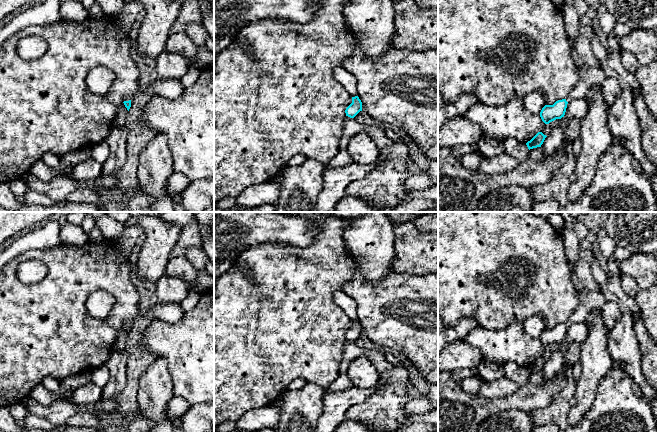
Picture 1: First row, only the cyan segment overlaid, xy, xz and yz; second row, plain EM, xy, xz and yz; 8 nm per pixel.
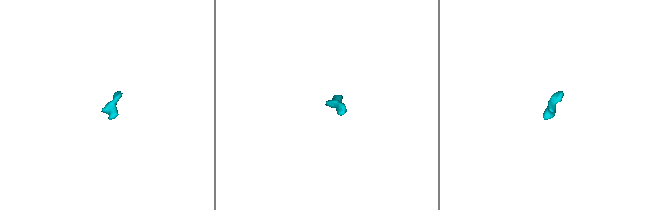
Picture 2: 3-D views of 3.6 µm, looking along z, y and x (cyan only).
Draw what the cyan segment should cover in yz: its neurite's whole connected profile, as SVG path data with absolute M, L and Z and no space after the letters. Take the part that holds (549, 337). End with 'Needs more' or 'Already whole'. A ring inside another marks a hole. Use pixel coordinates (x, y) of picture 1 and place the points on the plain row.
M583 289L579 295L579 304L569 319L562 324L556 325L553 329L545 329L540 341L545 348L564 341L567 328L573 323L585 323L589 313L594 309L601 309L607 302L601 291L590 292Z. Needs more

